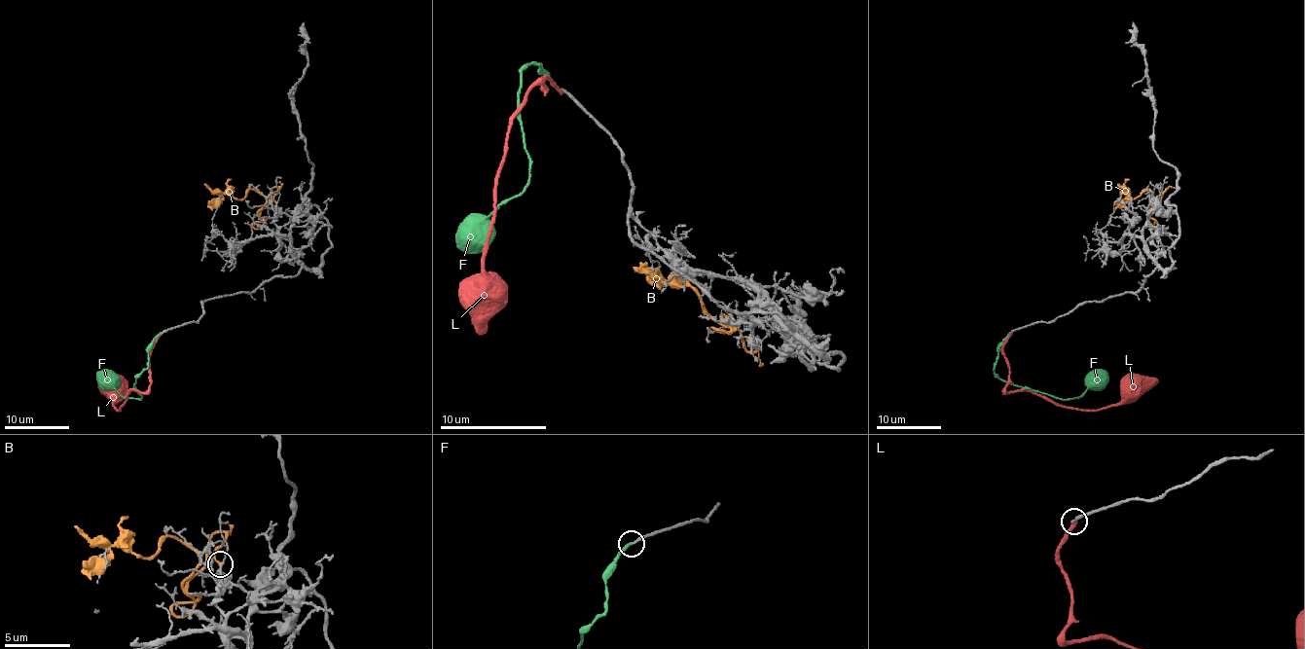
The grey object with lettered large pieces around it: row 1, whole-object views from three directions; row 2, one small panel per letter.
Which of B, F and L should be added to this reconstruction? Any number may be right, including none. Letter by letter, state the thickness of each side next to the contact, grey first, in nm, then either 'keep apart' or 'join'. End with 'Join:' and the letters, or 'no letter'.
B: 150 nm thick on the grey side, 200 nm on the other; keep apart
F: 200 nm thick on the grey side, 220 nm on the other; join
L: 200 nm thick on the grey side, 320 nm on the other; keep apart
Join: F

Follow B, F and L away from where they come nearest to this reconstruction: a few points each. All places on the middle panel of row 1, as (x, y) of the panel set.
B: (751, 339), (743, 336), (738, 328), (714, 320), (690, 288), (671, 282), (653, 282), (634, 267)
F: (561, 90), (538, 64), (522, 75), (520, 123), (530, 181), (485, 219), (471, 219), (460, 230), (460, 245)
L: (561, 90), (546, 80), (543, 88), (535, 86), (514, 117), (495, 173), (479, 333)

